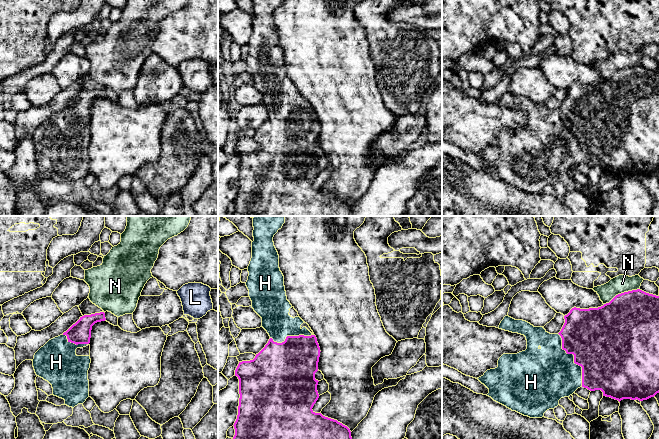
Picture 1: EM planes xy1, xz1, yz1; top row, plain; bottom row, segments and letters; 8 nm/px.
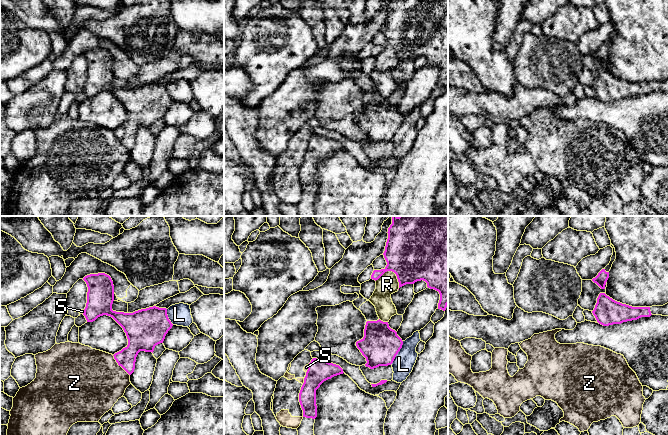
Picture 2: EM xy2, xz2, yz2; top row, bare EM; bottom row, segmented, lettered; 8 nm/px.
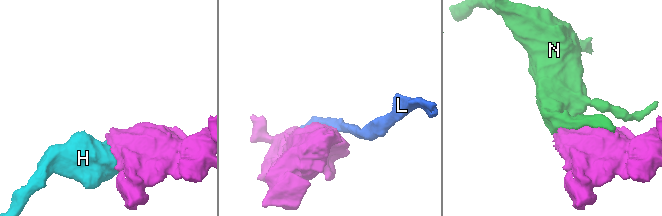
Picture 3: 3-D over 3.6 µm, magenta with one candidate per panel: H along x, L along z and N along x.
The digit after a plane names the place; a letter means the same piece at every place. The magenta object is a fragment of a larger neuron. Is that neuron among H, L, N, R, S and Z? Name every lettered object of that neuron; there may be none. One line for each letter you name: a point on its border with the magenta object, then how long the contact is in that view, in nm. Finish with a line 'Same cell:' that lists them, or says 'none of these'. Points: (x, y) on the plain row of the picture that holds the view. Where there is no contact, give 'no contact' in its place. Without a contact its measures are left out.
H: contact yz1 (574, 135); length 480 nm
Same cell: H

